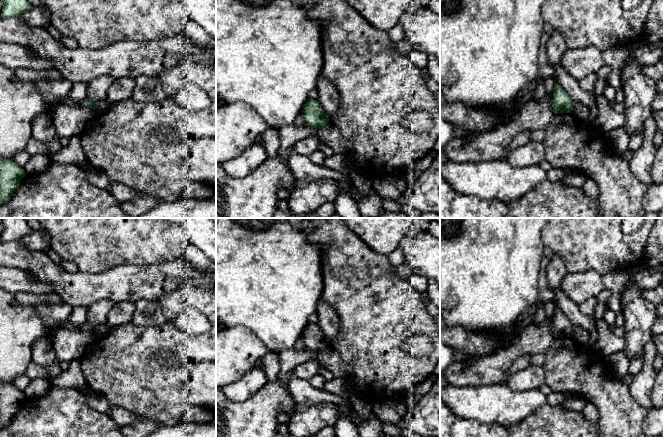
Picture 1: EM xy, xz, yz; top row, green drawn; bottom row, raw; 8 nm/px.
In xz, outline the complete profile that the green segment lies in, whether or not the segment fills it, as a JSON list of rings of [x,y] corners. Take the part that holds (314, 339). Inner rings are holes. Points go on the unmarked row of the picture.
[[[308,323],[302,333],[307,348],[318,353],[329,346],[329,342],[317,324]]]

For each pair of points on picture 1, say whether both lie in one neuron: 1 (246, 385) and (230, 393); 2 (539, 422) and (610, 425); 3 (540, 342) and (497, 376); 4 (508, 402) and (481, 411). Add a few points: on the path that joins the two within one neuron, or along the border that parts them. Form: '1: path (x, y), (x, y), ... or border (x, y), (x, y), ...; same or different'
1: path (242, 389), (234, 392); same
2: border (595, 423), (597, 426); different
3: path (528, 343), (520, 346), (502, 364); same
4: path (501, 404), (488, 404); same

